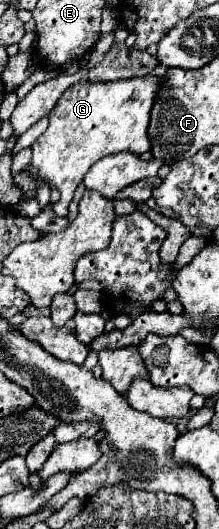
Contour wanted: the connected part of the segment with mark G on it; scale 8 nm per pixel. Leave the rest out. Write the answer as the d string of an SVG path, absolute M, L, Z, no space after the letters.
M154 76L114 80L114 82L88 82L86 80L86 82L78 82L78 84L70 86L62 94L62 98L56 104L56 110L50 114L48 130L32 144L32 162L30 162L30 166L34 166L38 170L38 174L60 192L60 200L54 204L56 216L68 214L68 204L70 204L78 184L82 182L84 174L90 170L90 166L94 162L98 162L100 158L104 158L108 154L116 154L116 152L142 154L142 152L150 150L150 140L146 136L146 128L150 122L152 100L156 96L160 82L162 82L162 78L154 78Z

